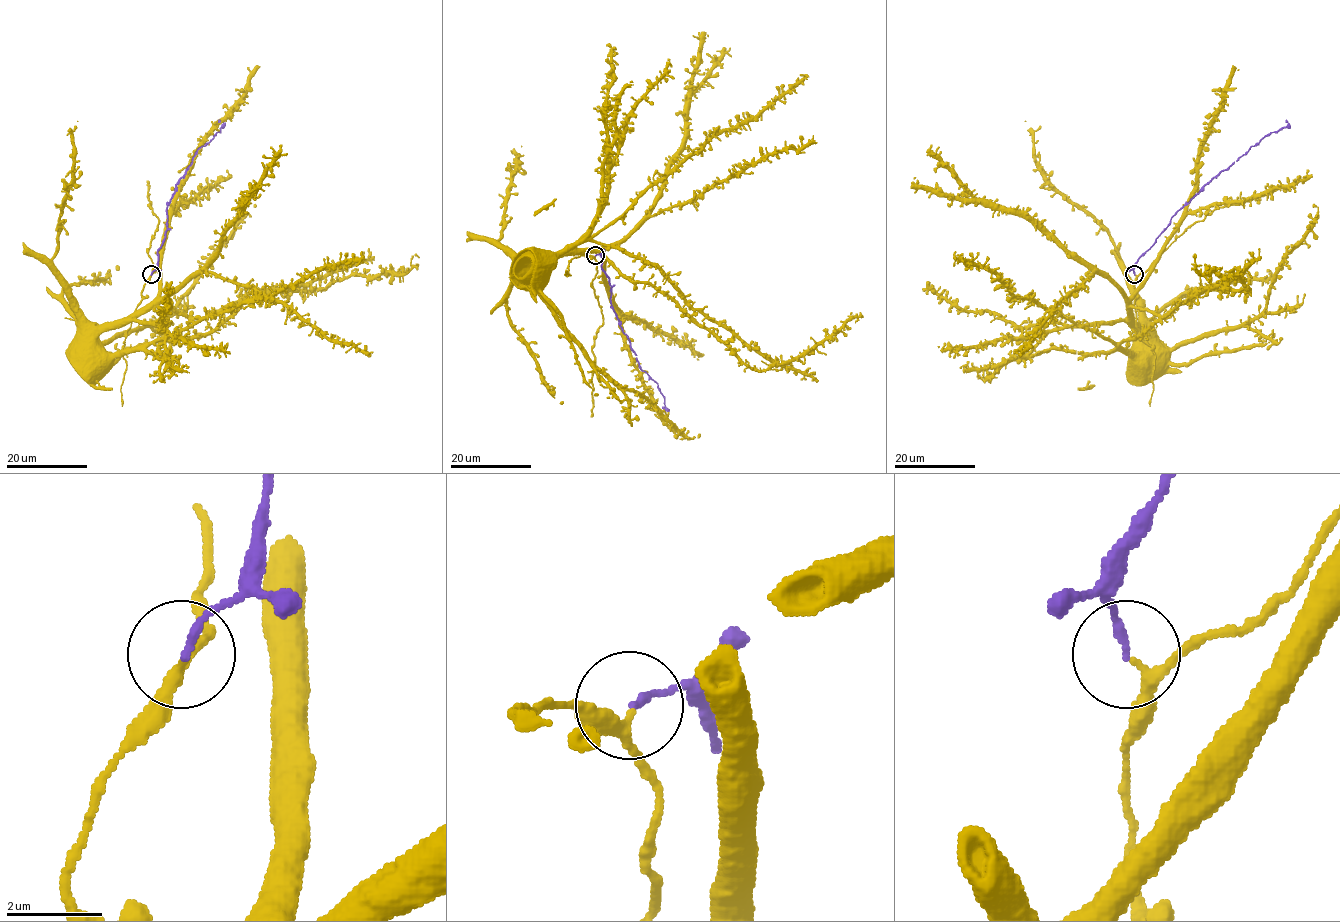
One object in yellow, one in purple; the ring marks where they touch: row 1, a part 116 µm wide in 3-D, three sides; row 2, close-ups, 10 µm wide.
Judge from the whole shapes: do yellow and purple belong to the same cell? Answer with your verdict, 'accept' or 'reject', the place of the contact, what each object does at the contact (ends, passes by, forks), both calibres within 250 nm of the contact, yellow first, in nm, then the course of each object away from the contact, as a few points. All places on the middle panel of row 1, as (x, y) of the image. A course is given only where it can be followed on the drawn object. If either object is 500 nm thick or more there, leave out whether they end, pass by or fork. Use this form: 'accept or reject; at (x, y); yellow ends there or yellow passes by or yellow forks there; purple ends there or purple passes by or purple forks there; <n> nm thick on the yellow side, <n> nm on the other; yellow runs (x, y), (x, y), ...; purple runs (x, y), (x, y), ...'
accept; at (595, 255); yellow passes by; purple ends there; 200 nm thick on the yellow side, 150 nm on the other; yellow runs (594, 256), (550, 255), (541, 259), (567, 252), (589, 241), (712, 138), (746, 123), (806, 77); purple runs (594, 256), (601, 257), (622, 331), (639, 366), (658, 384), (667, 409), (663, 406)

